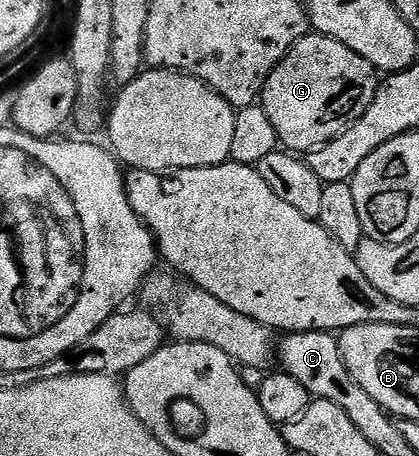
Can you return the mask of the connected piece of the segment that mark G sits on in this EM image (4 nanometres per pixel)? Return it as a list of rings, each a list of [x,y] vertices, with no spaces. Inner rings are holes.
[[[318,32],[303,37],[270,71],[270,75],[264,84],[262,104],[266,115],[270,115],[270,123],[278,135],[280,145],[285,150],[297,155],[307,155],[313,149],[320,149],[330,139],[334,139],[346,127],[350,127],[374,103],[374,95],[378,91],[381,78],[378,71],[362,55],[350,51],[346,43],[338,43],[338,39],[323,37]]]

